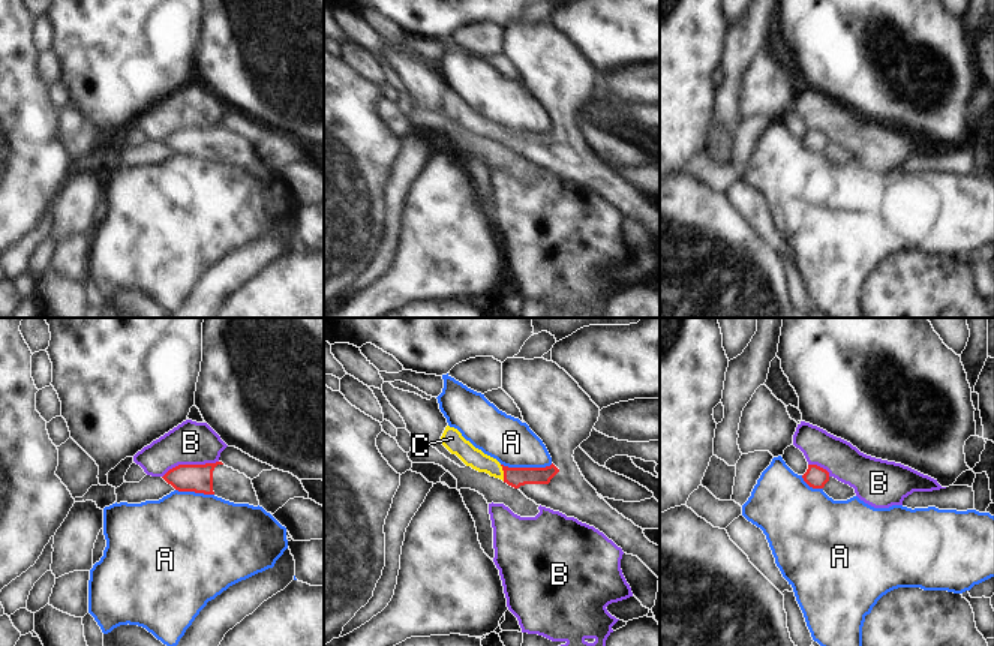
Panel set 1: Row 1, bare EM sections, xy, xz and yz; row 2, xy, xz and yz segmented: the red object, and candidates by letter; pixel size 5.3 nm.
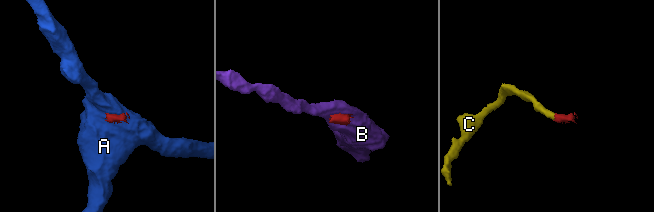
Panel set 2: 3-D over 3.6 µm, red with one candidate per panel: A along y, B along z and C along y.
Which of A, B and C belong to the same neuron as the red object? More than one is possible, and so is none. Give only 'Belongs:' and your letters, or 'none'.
Belongs: C

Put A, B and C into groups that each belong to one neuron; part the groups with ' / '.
A / B / C

